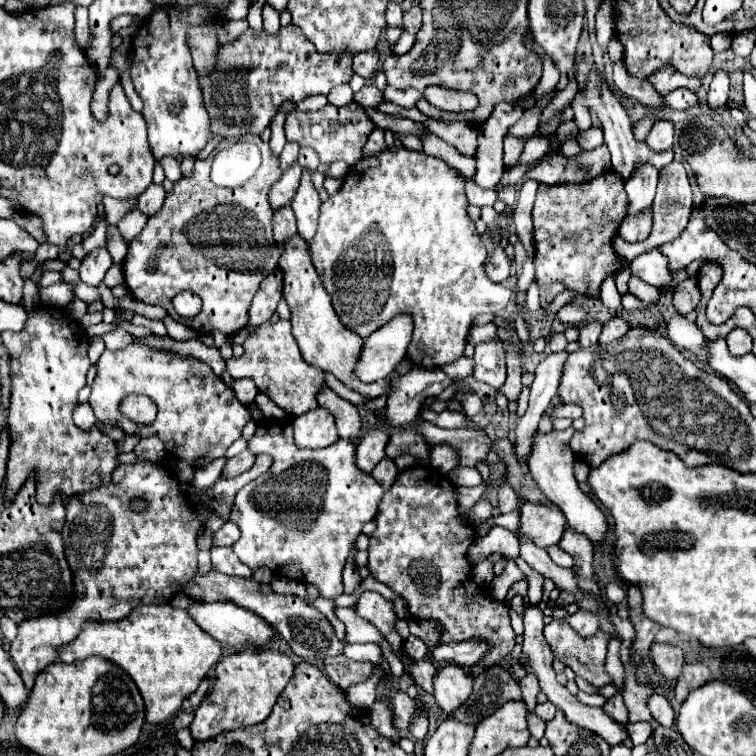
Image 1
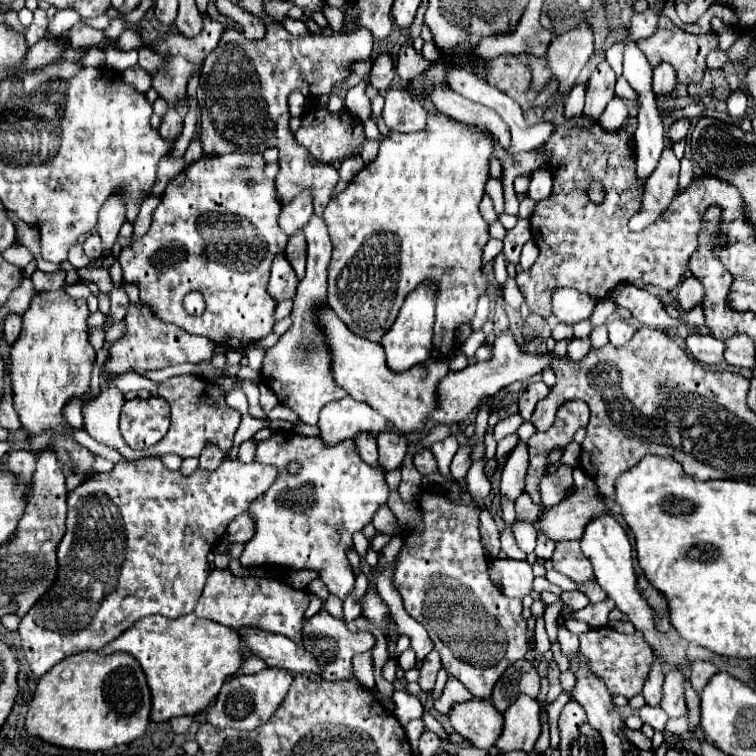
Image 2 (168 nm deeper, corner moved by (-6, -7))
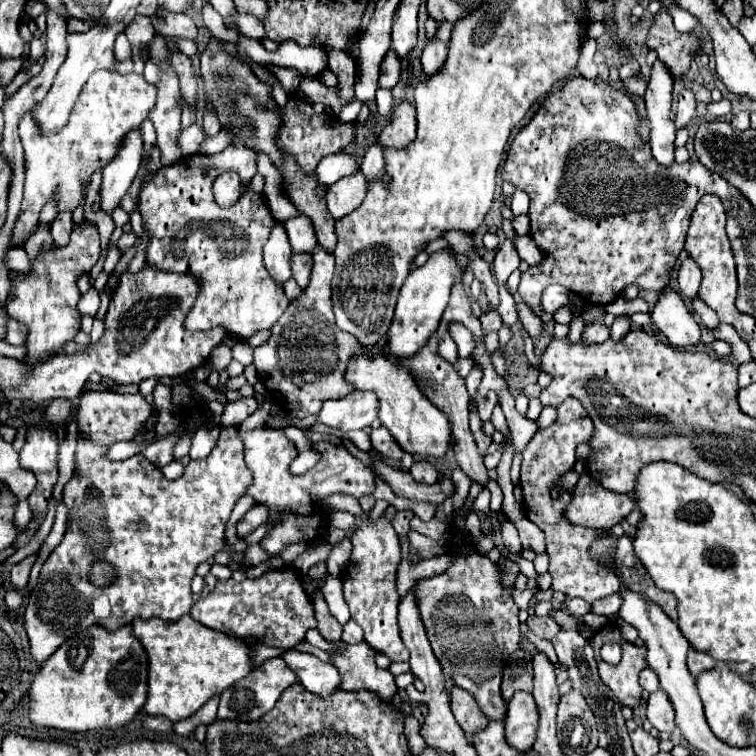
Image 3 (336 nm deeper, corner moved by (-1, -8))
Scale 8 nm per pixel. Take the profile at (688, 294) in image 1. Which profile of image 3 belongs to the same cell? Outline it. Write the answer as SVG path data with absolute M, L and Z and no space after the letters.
M693 257L683 259L677 281L679 281L679 291L687 299L693 301L697 297L697 291L699 291L699 285L701 285L701 269L699 269L697 261L693 261Z

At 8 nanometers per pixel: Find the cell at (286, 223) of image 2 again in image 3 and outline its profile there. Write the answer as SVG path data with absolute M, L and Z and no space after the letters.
M305 215L293 217L285 221L285 229L295 253L313 253L313 249L317 247L317 237L315 237L315 229L309 217Z

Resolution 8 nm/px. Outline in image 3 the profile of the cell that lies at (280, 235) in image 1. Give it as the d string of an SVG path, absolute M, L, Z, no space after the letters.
M293 253L291 257L291 267L293 267L293 277L297 279L299 287L305 289L309 285L309 277L311 277L311 263L309 263L309 255L307 253Z

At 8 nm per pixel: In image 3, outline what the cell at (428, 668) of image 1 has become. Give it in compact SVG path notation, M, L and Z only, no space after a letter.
M453 687L451 691L451 709L453 709L453 715L457 719L457 723L463 727L465 735L467 737L473 737L473 733L479 733L481 729L485 729L485 725L489 723L489 719L485 717L485 713L479 709L475 697L461 689L461 687Z

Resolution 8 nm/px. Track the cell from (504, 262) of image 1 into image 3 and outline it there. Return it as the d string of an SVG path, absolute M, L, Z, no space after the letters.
M519 303L517 305L517 311L519 311L519 319L523 323L523 327L527 329L529 337L535 341L541 337L541 331L543 331L543 321L525 305L525 303Z

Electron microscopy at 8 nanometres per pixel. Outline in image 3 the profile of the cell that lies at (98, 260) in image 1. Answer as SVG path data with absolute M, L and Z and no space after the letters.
M135 129L125 137L125 145L121 153L113 157L113 161L103 169L103 183L101 183L101 209L111 213L119 207L123 195L131 187L135 173L143 159L143 137L141 131Z

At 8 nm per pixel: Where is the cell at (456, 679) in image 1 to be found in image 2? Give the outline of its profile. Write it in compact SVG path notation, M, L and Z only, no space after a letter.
M482 698L452 704L448 712L452 728L468 738L476 748L488 750L502 732L502 714Z

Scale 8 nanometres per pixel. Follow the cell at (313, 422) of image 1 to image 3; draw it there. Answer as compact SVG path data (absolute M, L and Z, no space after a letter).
M355 389L341 399L325 401L321 413L317 415L317 421L347 433L371 425L377 419L377 413L379 413L377 395L373 391Z

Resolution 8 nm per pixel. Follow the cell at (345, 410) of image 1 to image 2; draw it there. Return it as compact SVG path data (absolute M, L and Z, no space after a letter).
M360 432L356 438L354 438L354 444L356 444L356 450L360 454L360 458L372 466L376 466L376 460L378 460L378 452L376 452L376 438L370 434L370 432Z

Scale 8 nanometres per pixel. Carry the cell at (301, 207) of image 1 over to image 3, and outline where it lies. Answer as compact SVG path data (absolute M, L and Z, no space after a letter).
M321 245L313 253L311 283L303 293L291 301L287 311L271 327L271 337L255 349L255 367L259 381L271 391L275 403L297 419L317 415L327 399L339 399L353 391L345 381L345 371L355 355L367 351L357 337L337 329L331 301L331 277L335 271L333 255Z

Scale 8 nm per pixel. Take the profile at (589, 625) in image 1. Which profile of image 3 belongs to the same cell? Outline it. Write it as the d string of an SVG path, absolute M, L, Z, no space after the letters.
M613 593L611 597L605 597L601 601L593 603L593 613L597 615L615 615L621 607L621 593Z

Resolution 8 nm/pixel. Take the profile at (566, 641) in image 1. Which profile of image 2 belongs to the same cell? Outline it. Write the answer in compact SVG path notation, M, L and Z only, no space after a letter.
M600 628L600 630L588 630L580 636L580 654L590 660L590 672L604 680L606 688L610 688L610 694L622 694L624 698L632 698L642 692L644 680L650 672L650 664L654 662L654 652L646 644L642 632L632 634L620 634L612 628Z

